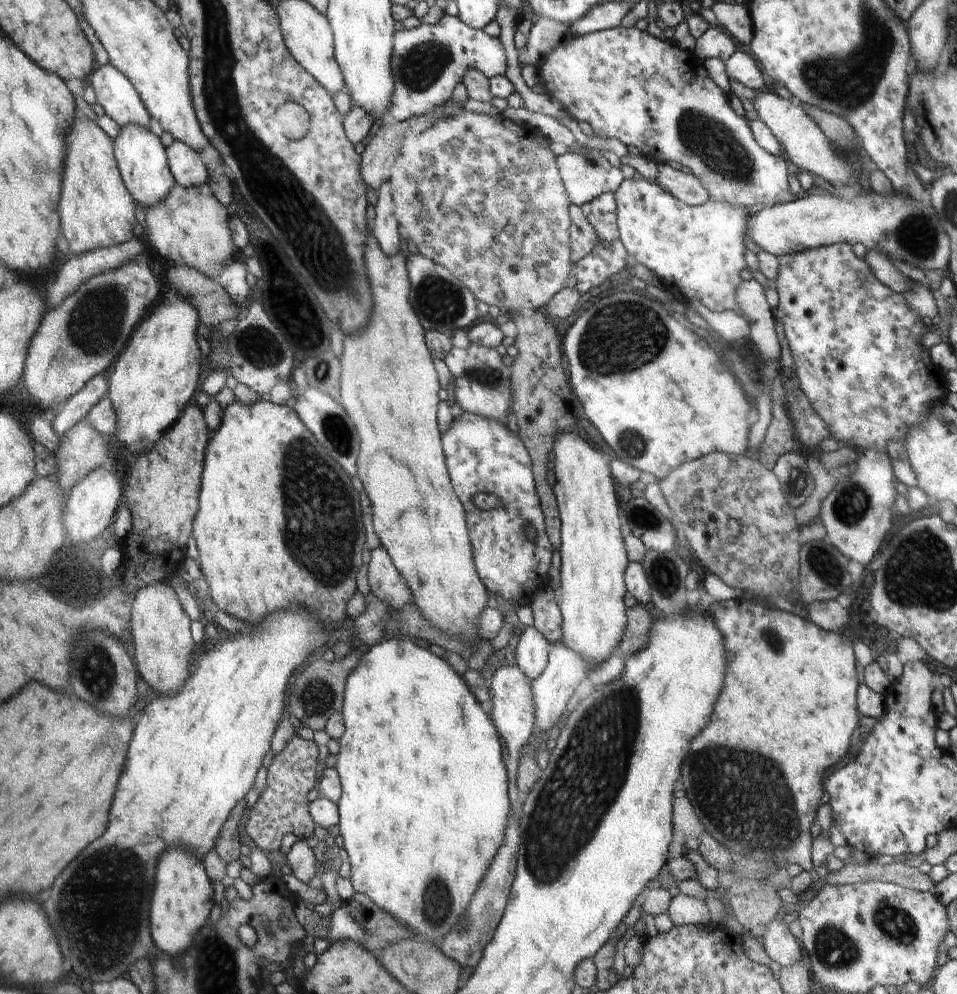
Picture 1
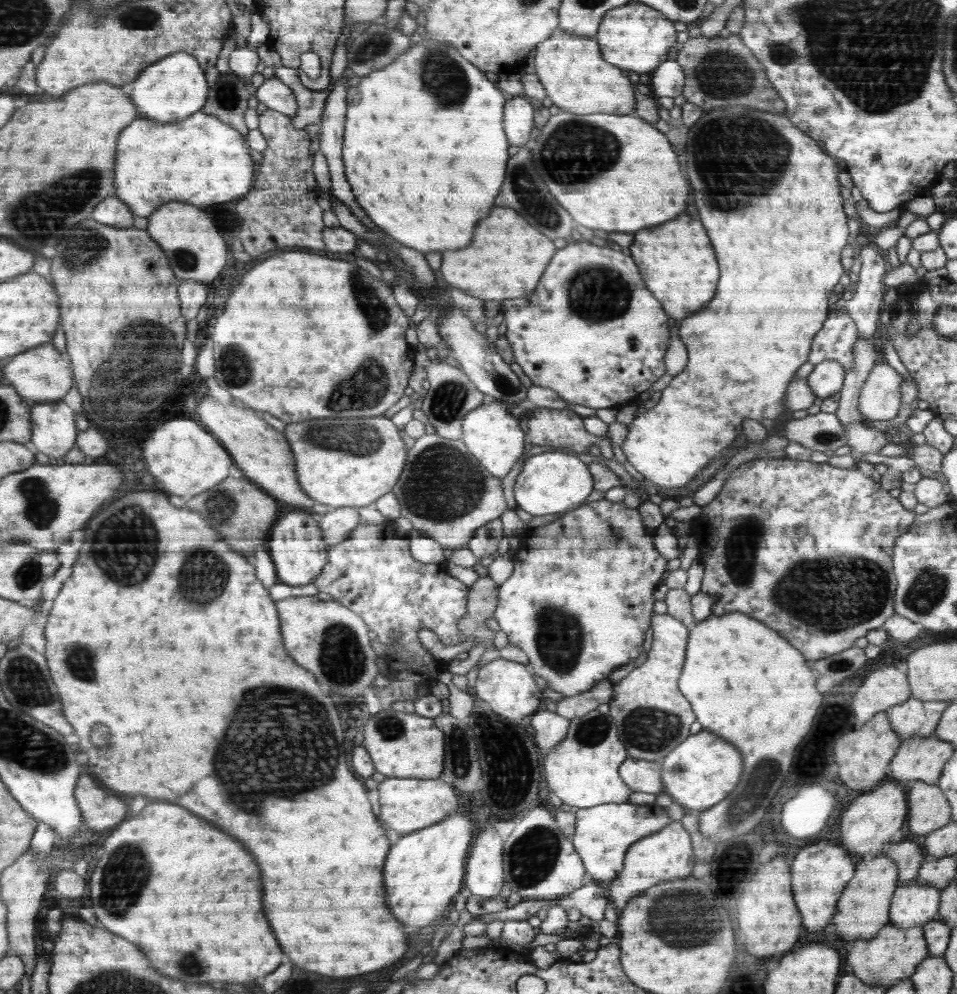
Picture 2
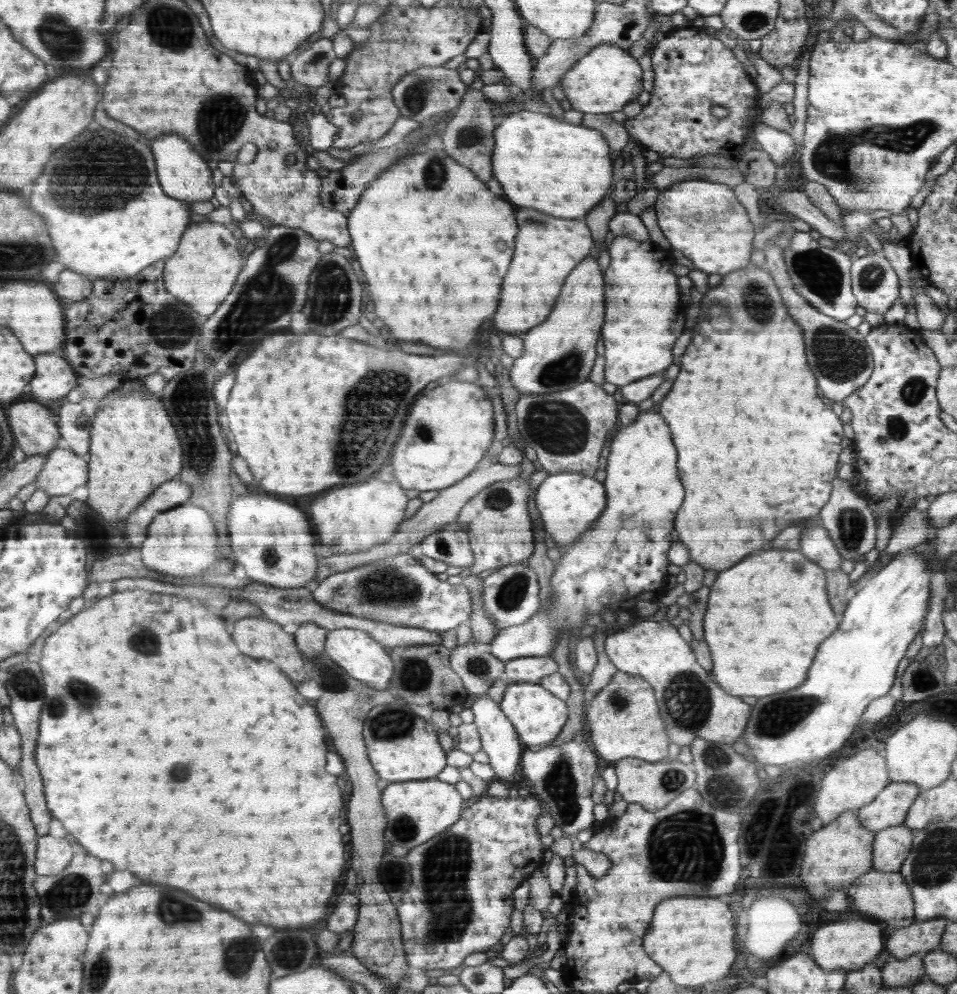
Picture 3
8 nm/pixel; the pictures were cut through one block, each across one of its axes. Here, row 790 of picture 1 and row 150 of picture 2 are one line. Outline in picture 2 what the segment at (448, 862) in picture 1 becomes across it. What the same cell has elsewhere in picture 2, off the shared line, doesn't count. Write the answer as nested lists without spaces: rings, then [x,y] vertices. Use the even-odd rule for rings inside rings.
[[[424,34],[420,43],[413,43],[392,64],[361,77],[360,83],[355,87],[349,87],[349,91],[350,94],[346,96],[347,111],[342,157],[345,176],[356,196],[356,203],[376,226],[384,228],[383,231],[388,232],[394,240],[400,240],[418,252],[426,254],[432,250],[466,248],[472,242],[474,226],[482,218],[486,218],[494,208],[494,194],[498,196],[506,174],[510,144],[509,140],[506,140],[504,129],[504,106],[507,102],[504,94],[476,68],[472,61],[466,60],[454,45],[432,40]]]

